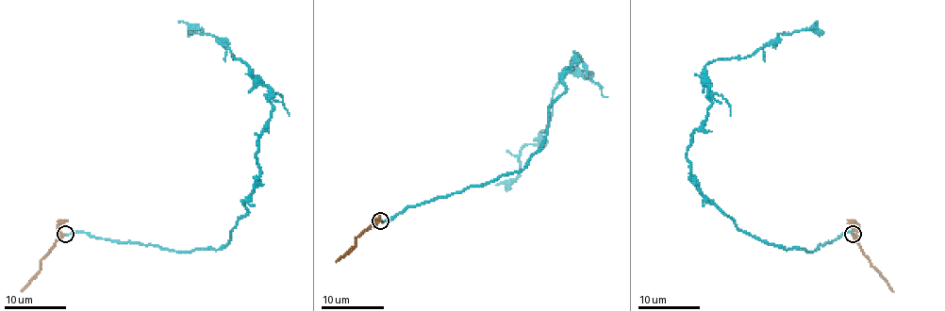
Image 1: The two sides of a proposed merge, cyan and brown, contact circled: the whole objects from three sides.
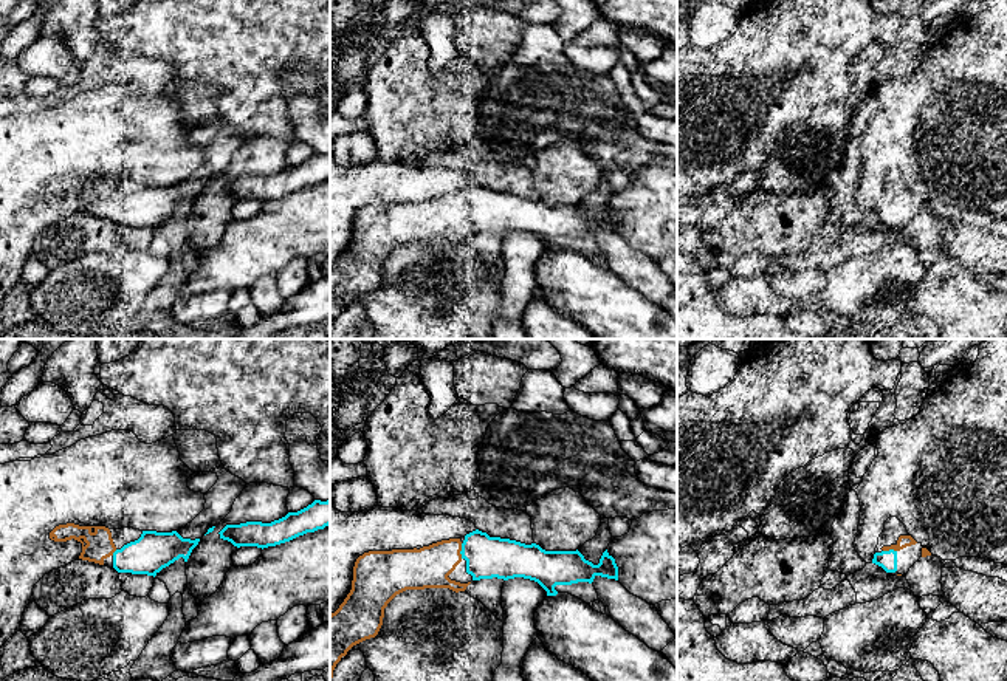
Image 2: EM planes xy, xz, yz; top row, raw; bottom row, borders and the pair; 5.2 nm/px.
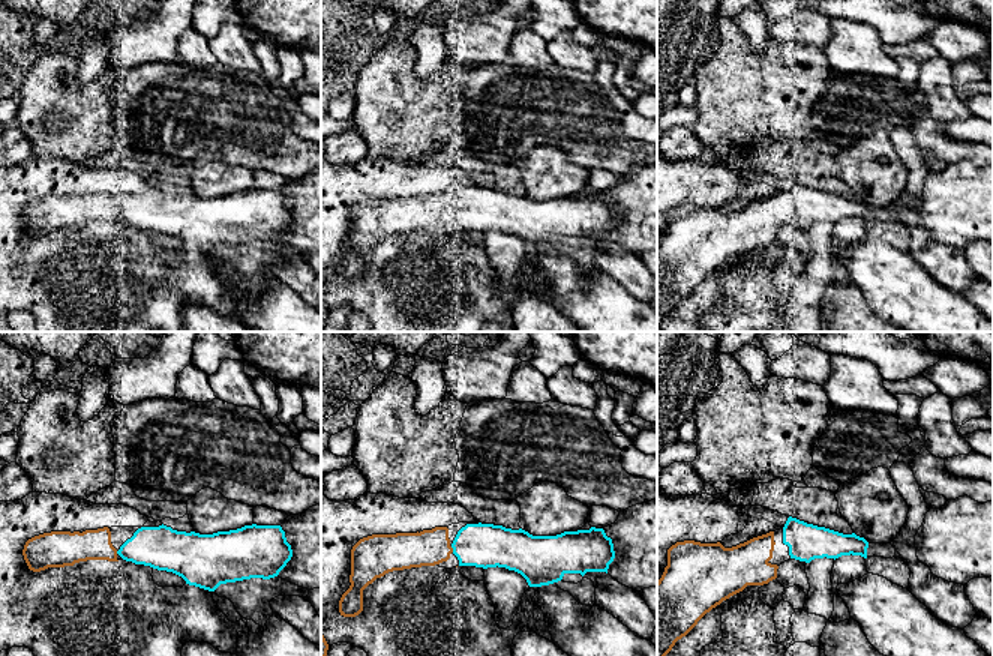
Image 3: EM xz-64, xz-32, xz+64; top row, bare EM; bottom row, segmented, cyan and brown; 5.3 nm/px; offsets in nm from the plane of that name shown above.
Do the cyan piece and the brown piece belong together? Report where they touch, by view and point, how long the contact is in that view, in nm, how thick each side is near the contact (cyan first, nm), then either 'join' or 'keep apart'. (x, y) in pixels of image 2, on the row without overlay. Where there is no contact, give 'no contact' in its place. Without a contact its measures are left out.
contact xz (460, 205); length 80 nm; calibres 220 and 220 nm; join

